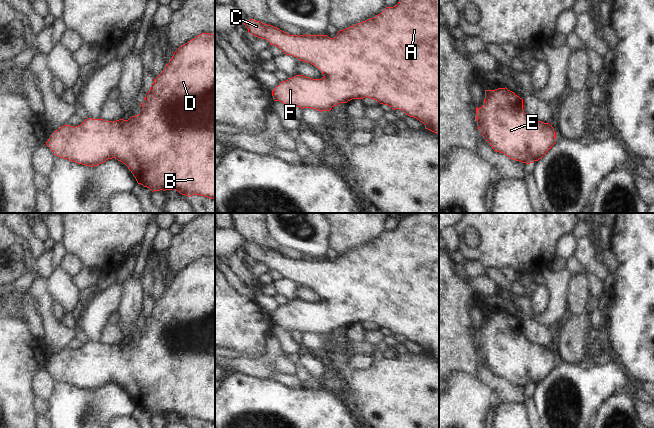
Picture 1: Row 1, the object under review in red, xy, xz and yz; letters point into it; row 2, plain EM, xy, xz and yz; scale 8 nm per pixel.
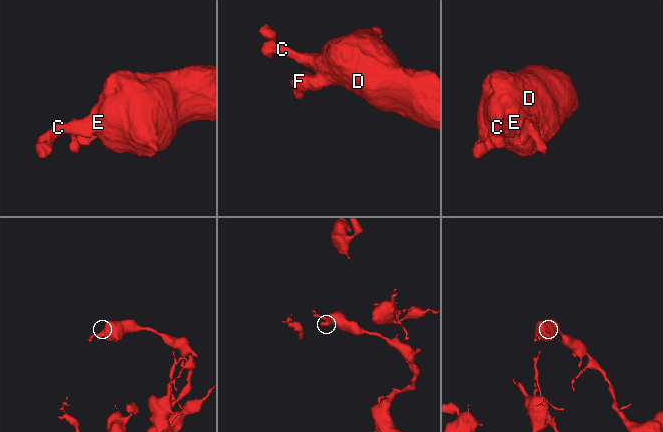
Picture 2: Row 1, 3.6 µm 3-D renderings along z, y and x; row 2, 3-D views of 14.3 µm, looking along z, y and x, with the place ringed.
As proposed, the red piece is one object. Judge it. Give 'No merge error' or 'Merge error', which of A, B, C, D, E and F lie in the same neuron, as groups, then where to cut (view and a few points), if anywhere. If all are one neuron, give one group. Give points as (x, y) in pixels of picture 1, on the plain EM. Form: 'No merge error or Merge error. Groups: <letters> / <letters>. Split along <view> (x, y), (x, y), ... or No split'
No merge error. Groups: A B C D E F. No split.

